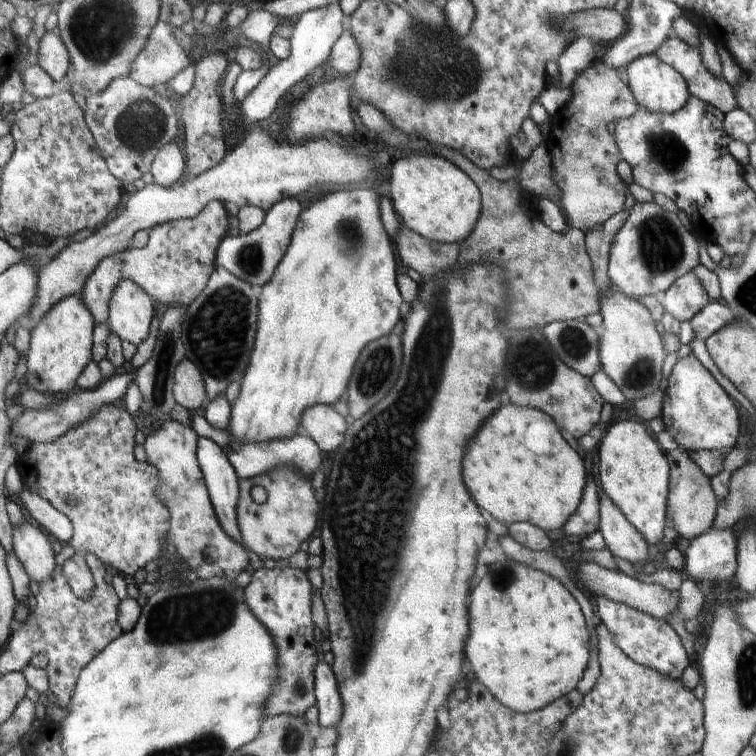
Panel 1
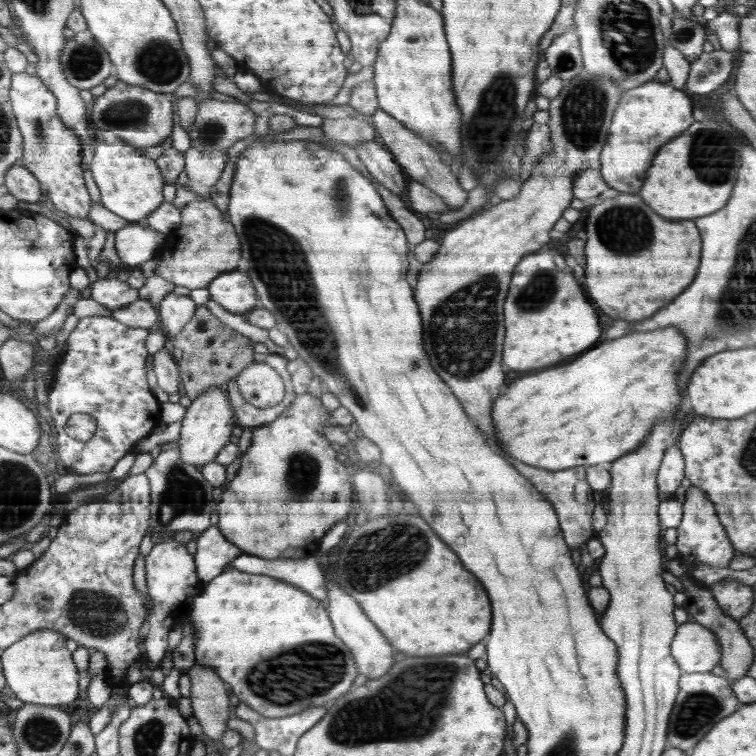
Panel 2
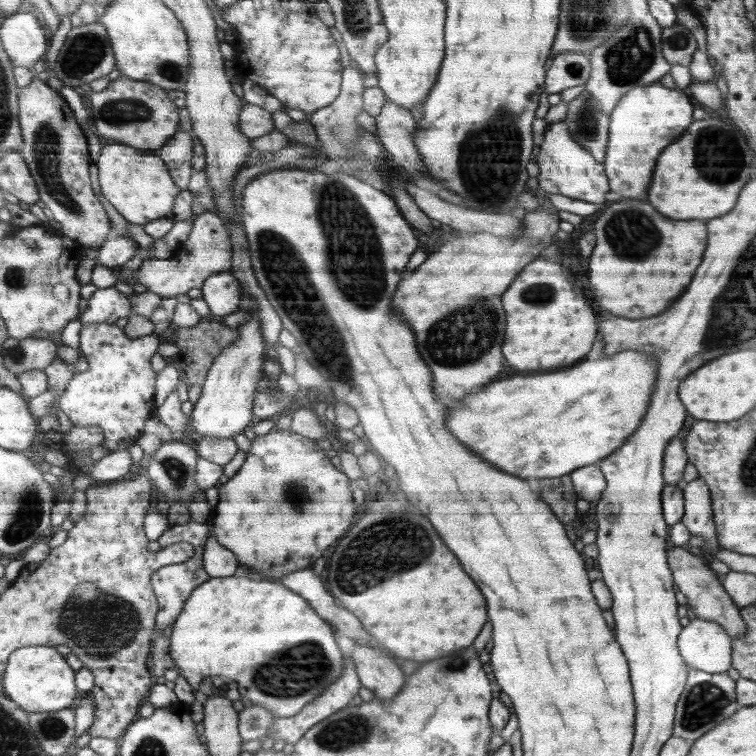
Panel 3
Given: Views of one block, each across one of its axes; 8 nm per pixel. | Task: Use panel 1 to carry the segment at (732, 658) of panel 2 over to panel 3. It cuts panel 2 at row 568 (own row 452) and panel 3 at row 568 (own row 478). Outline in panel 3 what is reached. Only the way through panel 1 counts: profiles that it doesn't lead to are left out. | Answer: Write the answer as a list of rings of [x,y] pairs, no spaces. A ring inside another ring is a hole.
[[[672,545],[669,552],[669,568],[673,571],[678,590],[686,598],[692,617],[718,623],[725,628],[726,634],[731,638],[748,634],[749,628],[741,617],[740,607],[733,602],[729,594],[726,594],[725,588],[716,580],[716,576],[710,572],[710,568],[704,564],[702,558],[694,556],[688,549]]]

